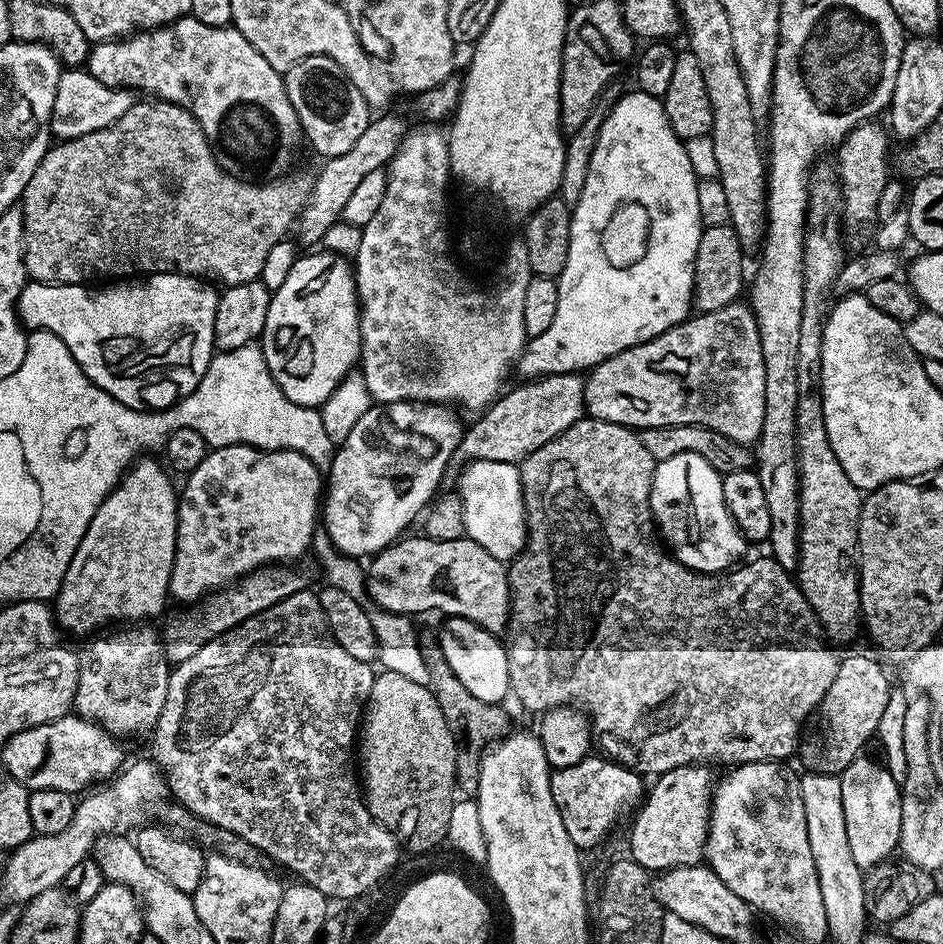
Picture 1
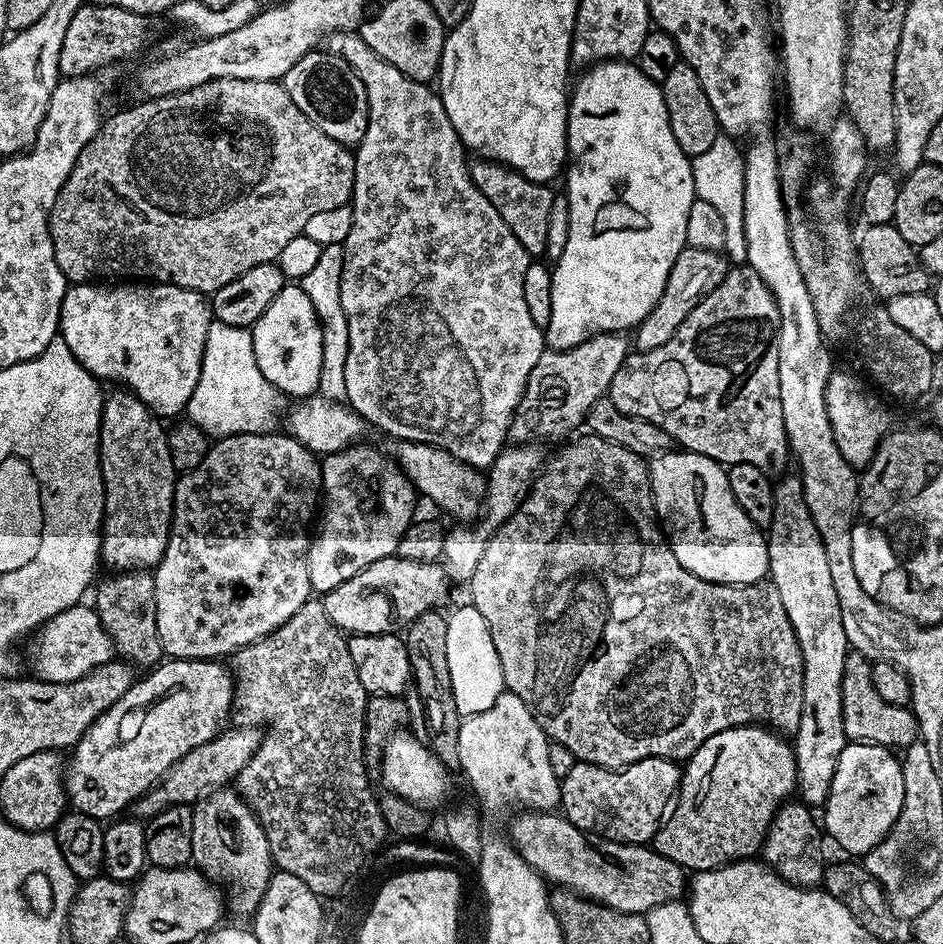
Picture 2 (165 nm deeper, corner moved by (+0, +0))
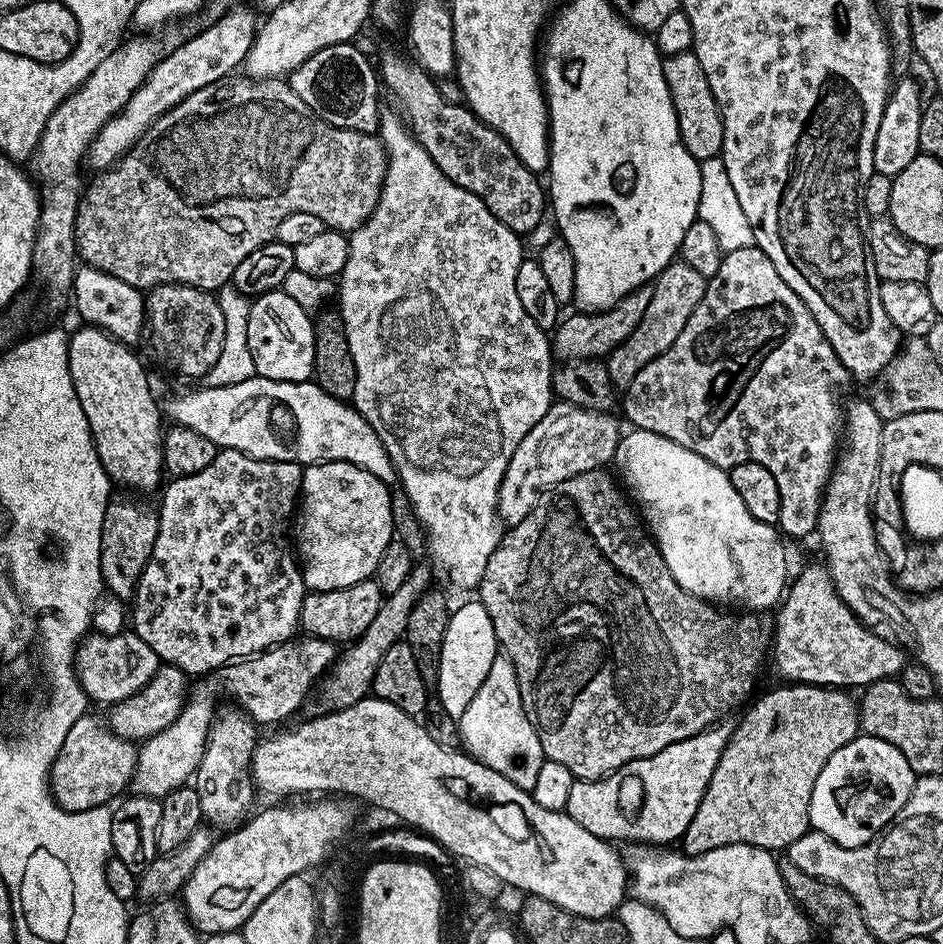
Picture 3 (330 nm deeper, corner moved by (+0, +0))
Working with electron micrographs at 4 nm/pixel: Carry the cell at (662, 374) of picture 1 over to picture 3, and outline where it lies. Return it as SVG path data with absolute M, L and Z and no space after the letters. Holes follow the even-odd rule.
M753 246L724 253L722 266L718 266L718 274L714 274L708 280L708 288L702 294L702 302L694 306L694 314L690 314L690 322L682 326L682 334L674 338L674 346L670 346L670 350L666 350L658 358L654 358L654 362L638 370L634 382L630 382L630 386L623 393L622 408L624 404L624 416L632 423L633 429L662 434L662 438L670 438L670 442L678 442L678 446L686 446L686 450L694 450L694 454L706 458L706 462L714 466L727 470L748 460L758 462L758 466L766 466L766 470L774 474L774 482L778 482L781 503L779 527L783 535L785 537L808 536L816 532L820 504L824 501L824 488L828 485L838 459L836 432L838 436L842 428L842 408L836 405L835 388L842 387L844 383L849 383L849 380L848 371L834 354L830 342L826 342L826 334L818 326L814 314L810 314L802 298L798 298L798 294L794 294L794 290L790 290L790 286L782 282L782 274L774 270L774 262L766 258L761 248Z

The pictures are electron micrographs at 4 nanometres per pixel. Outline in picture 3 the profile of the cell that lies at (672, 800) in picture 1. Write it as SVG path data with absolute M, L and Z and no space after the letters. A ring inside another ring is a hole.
M788 682L783 686L785 688L766 693L761 700L753 699L747 705L748 713L741 718L740 725L737 723L733 727L732 738L722 750L697 813L690 818L690 826L684 831L682 848L689 856L706 854L706 850L731 844L787 850L810 830L808 815L814 782L818 782L822 766L830 762L833 754L861 735L860 710L857 701L851 700L848 697L851 695L843 688L807 682Z

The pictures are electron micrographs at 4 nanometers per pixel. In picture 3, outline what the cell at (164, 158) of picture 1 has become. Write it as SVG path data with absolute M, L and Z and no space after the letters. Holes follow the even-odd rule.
M236 79L219 80L210 86L202 86L202 90L187 96L178 106L158 117L152 124L152 129L121 160L116 161L111 168L93 175L96 177L89 184L87 181L80 204L76 207L76 250L79 259L87 267L102 270L114 278L122 278L122 282L141 290L151 290L160 284L185 284L201 288L204 292L215 293L231 281L234 270L238 270L238 262L242 262L246 254L254 254L258 246L269 244L273 240L278 222L282 222L286 214L315 214L322 218L325 229L345 234L352 233L368 221L374 206L378 206L388 165L388 155L384 153L384 144L379 135L332 127L322 117L315 116L310 106L306 106L306 102L302 102L302 98L294 94L291 83L283 79Z

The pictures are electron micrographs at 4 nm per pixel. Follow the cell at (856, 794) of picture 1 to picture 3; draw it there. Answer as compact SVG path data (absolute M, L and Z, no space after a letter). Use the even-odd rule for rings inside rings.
M861 734L822 766L822 774L814 782L814 794L810 794L808 823L843 848L869 844L906 806L916 777L910 770L910 762L890 742Z

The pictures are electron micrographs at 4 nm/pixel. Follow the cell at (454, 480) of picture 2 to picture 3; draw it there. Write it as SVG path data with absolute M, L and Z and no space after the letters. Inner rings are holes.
M254 374L249 380L234 382L230 386L203 387L174 397L168 408L166 404L166 416L167 419L168 416L172 419L173 425L181 424L190 430L198 430L198 434L210 438L210 442L214 442L217 449L238 450L250 458L259 460L295 460L301 466L323 464L325 460L341 460L374 474L374 478L386 485L392 486L397 483L396 467L392 464L387 447L374 430L374 426L370 426L370 422L366 422L364 415L357 412L351 403L326 394L326 390L322 390L320 385L312 380L303 380L295 384L278 382ZM276 412L280 412L284 420L292 419L292 440L283 440L276 433Z

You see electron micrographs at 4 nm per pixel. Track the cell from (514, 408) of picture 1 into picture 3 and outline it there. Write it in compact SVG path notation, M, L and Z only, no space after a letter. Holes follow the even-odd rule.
M645 286L634 290L605 312L576 310L573 311L573 316L565 315L550 336L553 353L561 361L607 357L608 353L615 350L619 344L626 342L626 338L630 338L630 333L638 326L638 322L642 322L642 314L646 314L646 306L650 306L651 297L651 287Z

